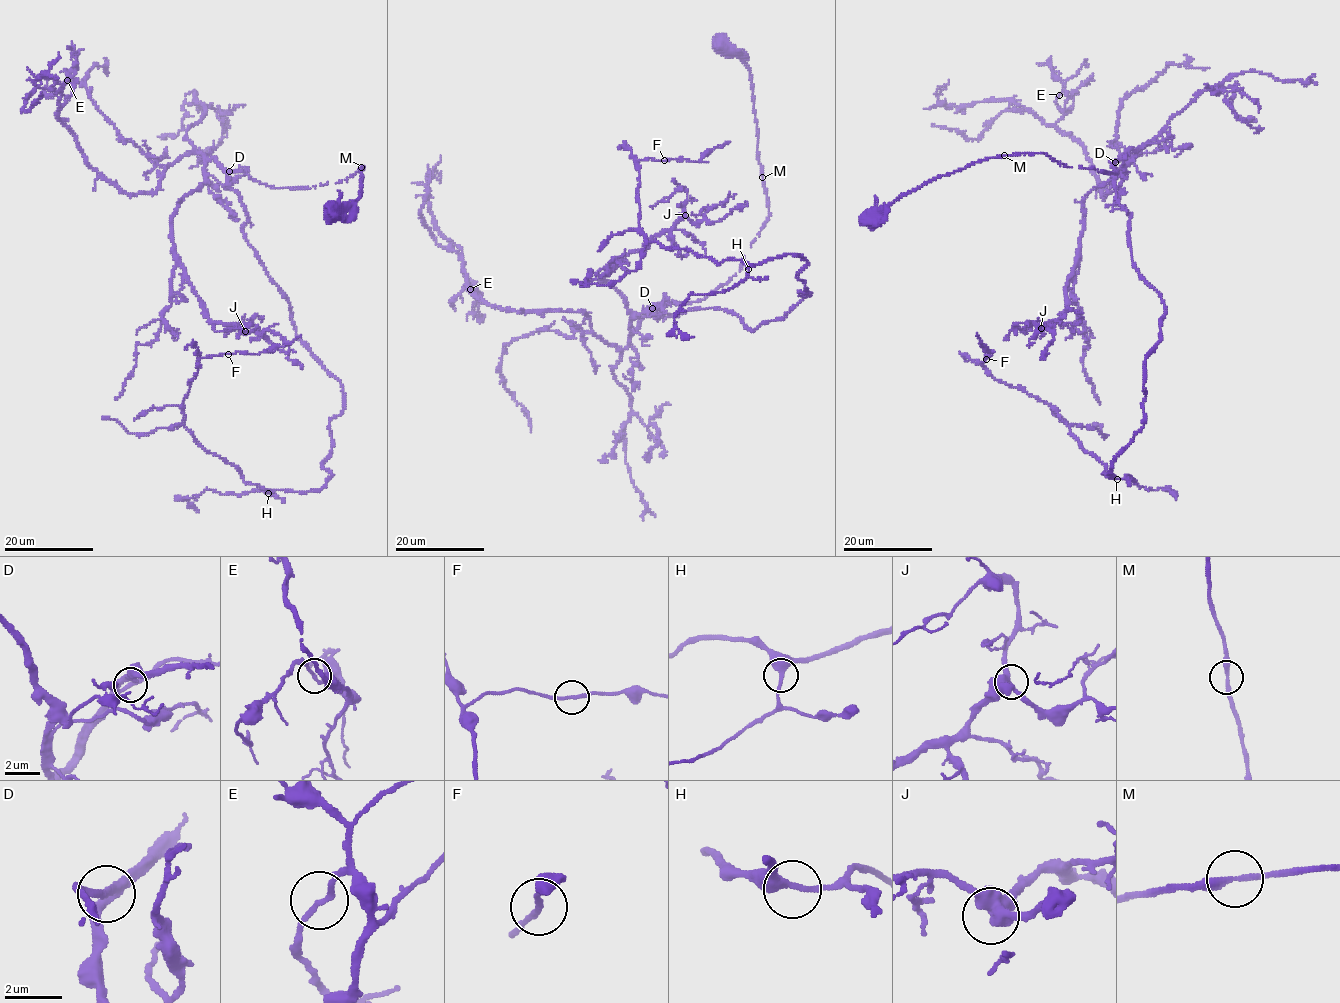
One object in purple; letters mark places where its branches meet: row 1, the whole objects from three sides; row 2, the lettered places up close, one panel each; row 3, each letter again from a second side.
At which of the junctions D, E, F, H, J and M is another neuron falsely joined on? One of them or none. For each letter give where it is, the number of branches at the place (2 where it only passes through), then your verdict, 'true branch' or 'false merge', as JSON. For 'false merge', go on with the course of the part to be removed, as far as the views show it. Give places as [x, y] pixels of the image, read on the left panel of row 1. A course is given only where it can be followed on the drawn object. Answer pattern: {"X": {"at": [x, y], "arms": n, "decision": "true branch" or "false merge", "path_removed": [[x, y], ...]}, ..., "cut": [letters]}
{"D": {"at": [229, 171], "arms": 2, "decision": "true branch"}, "E": {"at": [67, 80], "arms": 2, "decision": "true branch"}, "F": {"at": [228, 354], "arms": 2, "decision": "true branch"}, "H": {"at": [268, 493], "arms": 2, "decision": "true branch"}, "J": {"at": [245, 331], "arms": 2, "decision": "true branch"}, "M": {"at": [361, 167], "arms": 2, "decision": "true branch"}, "cut": []}

